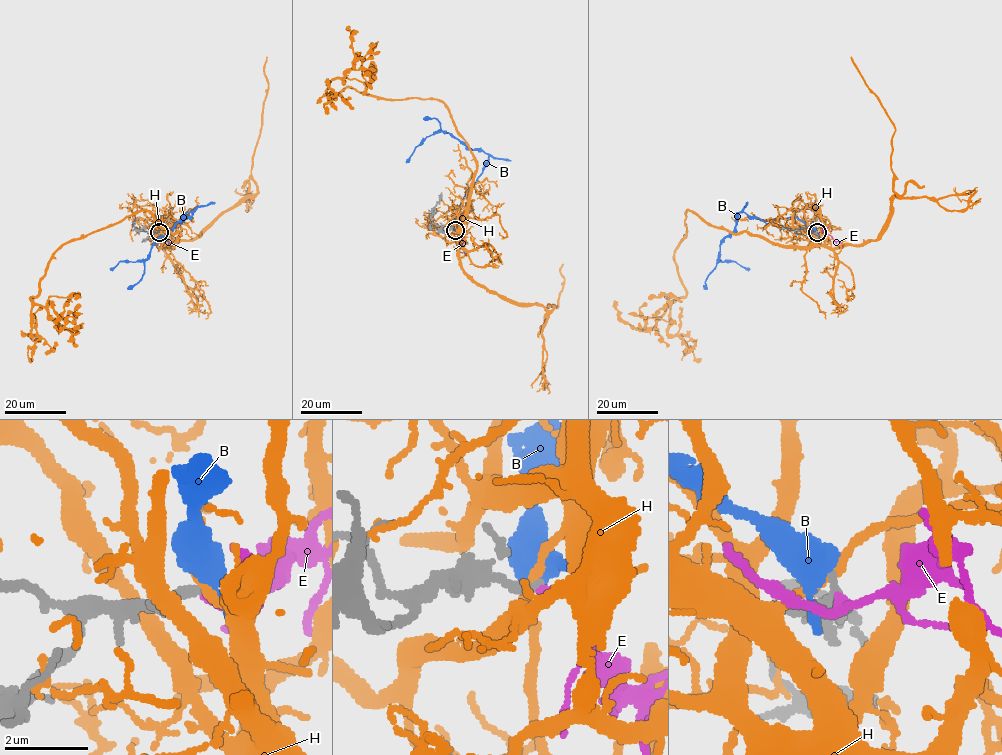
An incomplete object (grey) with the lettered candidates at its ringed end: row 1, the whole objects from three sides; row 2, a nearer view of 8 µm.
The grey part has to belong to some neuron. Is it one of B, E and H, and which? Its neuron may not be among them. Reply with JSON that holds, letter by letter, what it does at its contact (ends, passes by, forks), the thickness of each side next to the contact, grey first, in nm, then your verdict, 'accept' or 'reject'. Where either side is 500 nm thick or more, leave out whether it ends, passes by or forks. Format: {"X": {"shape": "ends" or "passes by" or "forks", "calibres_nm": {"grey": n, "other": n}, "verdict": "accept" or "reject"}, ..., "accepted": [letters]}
{"B": {"calibres_nm": {"grey": 220, "other": 550}, "verdict": "reject"}, "E": {"shape": "passes by", "calibres_nm": {"grey": 240, "other": 140}, "verdict": "accept"}, "H": {"shape": "passes by", "calibres_nm": {"grey": 240, "other": 200}, "verdict": "reject"}, "accepted": ["E"]}

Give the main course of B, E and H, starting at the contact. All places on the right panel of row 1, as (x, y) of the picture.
B: (816, 230), (793, 217), (775, 218), (769, 223), (737, 213), (735, 229), (720, 245), (719, 260), (750, 269)
E: (816, 232), (825, 229), (841, 243)
H: (816, 231), (807, 246), (784, 246), (686, 211), (674, 253), (686, 295), (638, 330), (614, 301)

